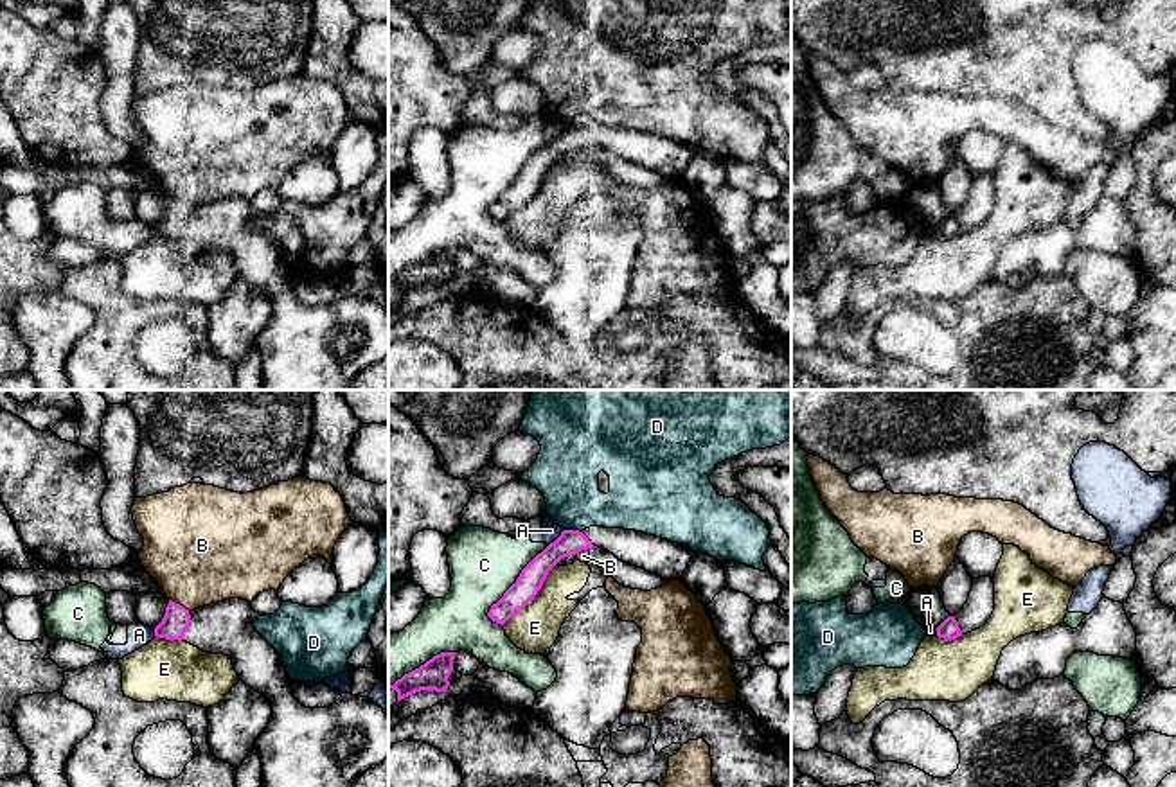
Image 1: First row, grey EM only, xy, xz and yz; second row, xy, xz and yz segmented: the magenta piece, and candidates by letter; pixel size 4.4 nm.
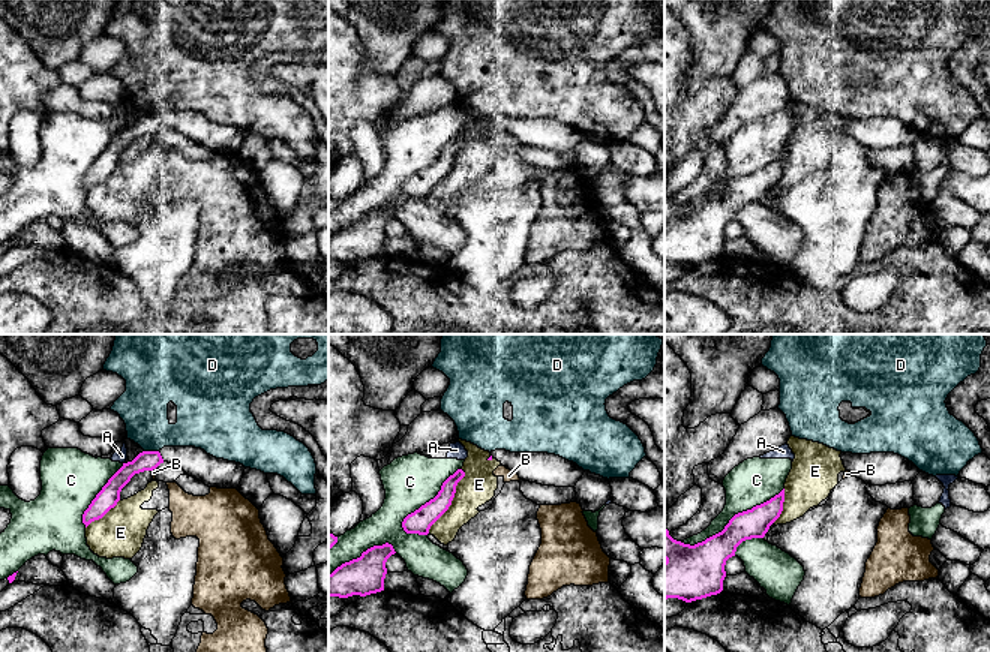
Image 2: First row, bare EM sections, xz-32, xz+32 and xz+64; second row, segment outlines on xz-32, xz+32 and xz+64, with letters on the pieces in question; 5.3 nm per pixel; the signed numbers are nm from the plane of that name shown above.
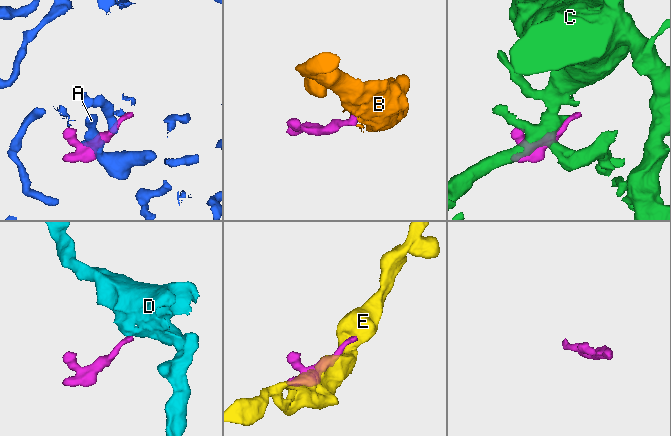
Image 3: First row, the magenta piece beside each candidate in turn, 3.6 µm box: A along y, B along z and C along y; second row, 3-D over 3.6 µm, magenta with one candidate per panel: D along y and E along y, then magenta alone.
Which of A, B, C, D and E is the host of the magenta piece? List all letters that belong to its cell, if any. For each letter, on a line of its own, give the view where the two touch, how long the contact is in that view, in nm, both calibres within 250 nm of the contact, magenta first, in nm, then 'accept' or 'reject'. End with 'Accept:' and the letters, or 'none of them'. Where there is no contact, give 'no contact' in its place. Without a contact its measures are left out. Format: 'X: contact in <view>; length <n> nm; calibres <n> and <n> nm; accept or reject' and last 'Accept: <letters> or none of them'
A: contact in xz; length 100 nm; calibres 120 and 90 nm; reject
B: contact in xy; length 110 nm; calibres 120 and 460 nm; reject
C: contact in xz; length 440 nm; calibres 120 and 300 nm; reject
D: contact in xz; length 80 nm; calibres 110 and 280 nm; reject
E: contact in xz; length 380 nm; calibres 120 and 200 nm; reject
Accept: none of them

